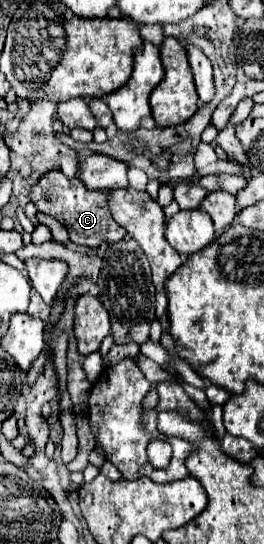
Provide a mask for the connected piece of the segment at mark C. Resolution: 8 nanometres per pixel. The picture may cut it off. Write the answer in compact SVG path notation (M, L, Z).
M49 171L45 177L41 177L41 181L37 185L33 185L33 203L37 205L37 209L45 215L55 217L59 223L65 225L69 239L75 245L87 245L87 247L99 247L99 243L103 239L115 243L121 241L127 231L117 225L113 221L113 217L109 215L109 207L107 207L107 193L109 191L89 191L81 179L67 179L61 171Z

